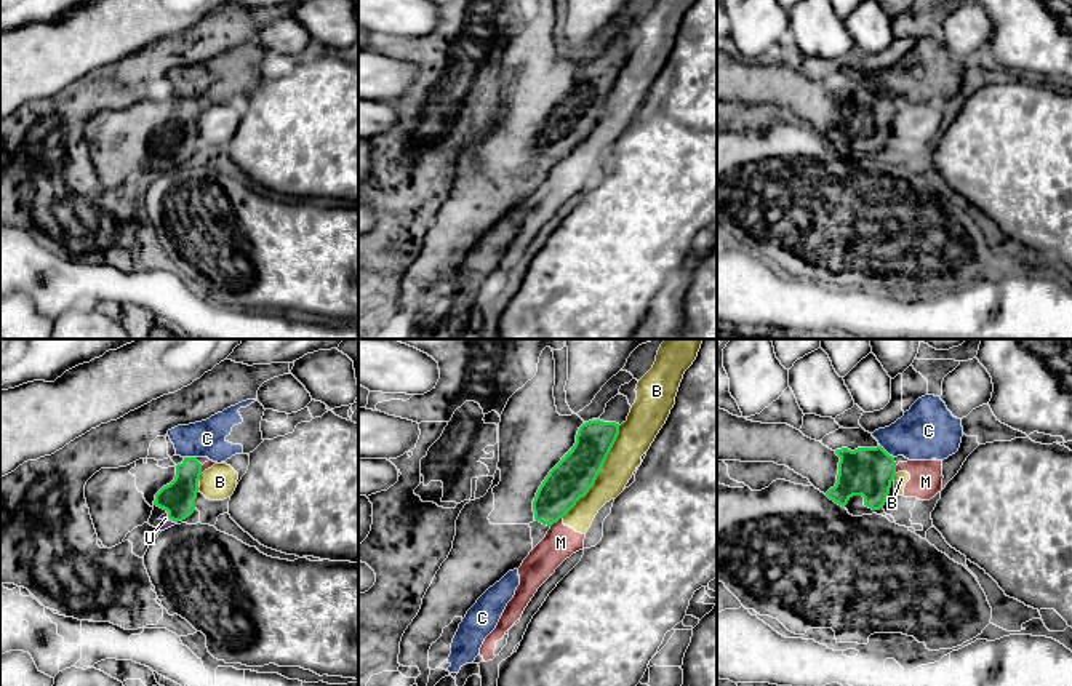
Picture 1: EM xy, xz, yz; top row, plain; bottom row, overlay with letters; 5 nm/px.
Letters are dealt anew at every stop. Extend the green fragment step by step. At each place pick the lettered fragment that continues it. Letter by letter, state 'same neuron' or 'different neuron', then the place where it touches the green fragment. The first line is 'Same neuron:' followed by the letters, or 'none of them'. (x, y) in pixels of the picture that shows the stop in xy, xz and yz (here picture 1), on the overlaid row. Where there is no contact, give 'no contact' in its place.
Same neuron: U
B: different neuron; contact xz (599, 472)
C: different neuron; contact yz (885, 451)
M: different neuron; contact xz (556, 522)
U: same neuron; contact xy (168, 515)

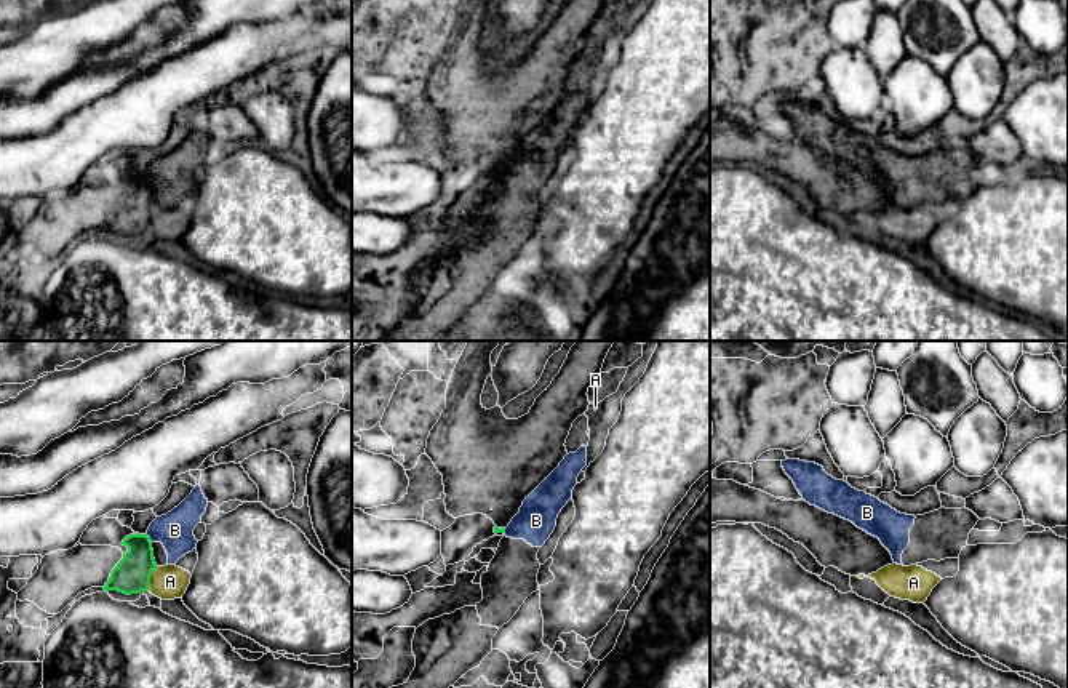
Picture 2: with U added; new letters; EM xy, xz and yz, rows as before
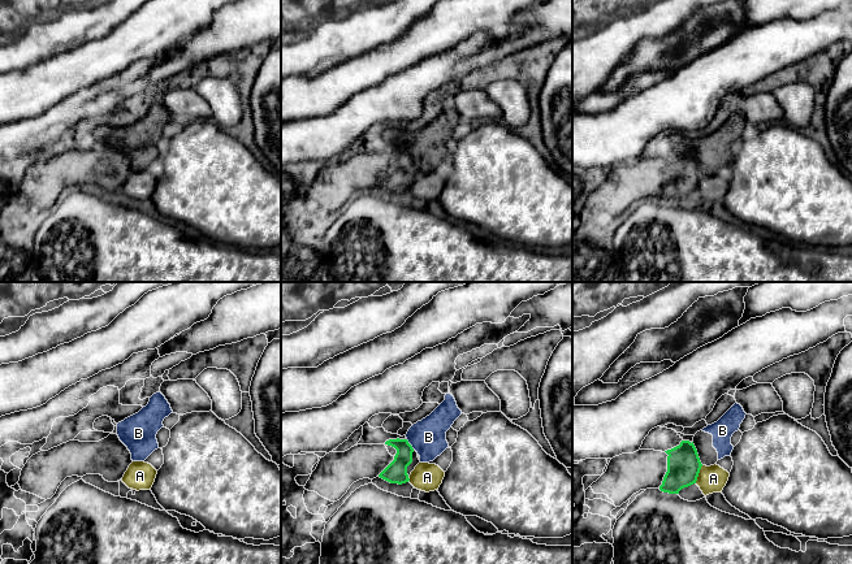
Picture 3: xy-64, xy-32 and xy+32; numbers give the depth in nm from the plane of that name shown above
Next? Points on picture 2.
Same neuron: none of them
A: different neuron; contact xy (149, 578)
B: different neuron; contact xy (149, 538)

